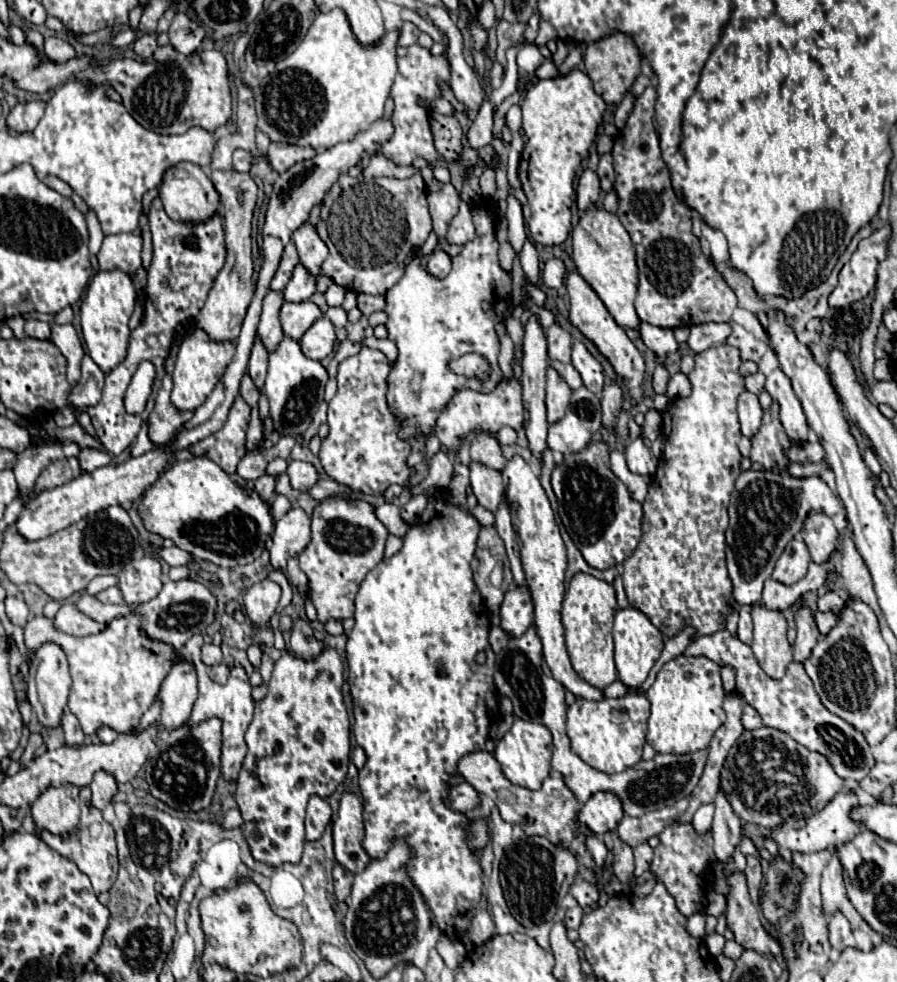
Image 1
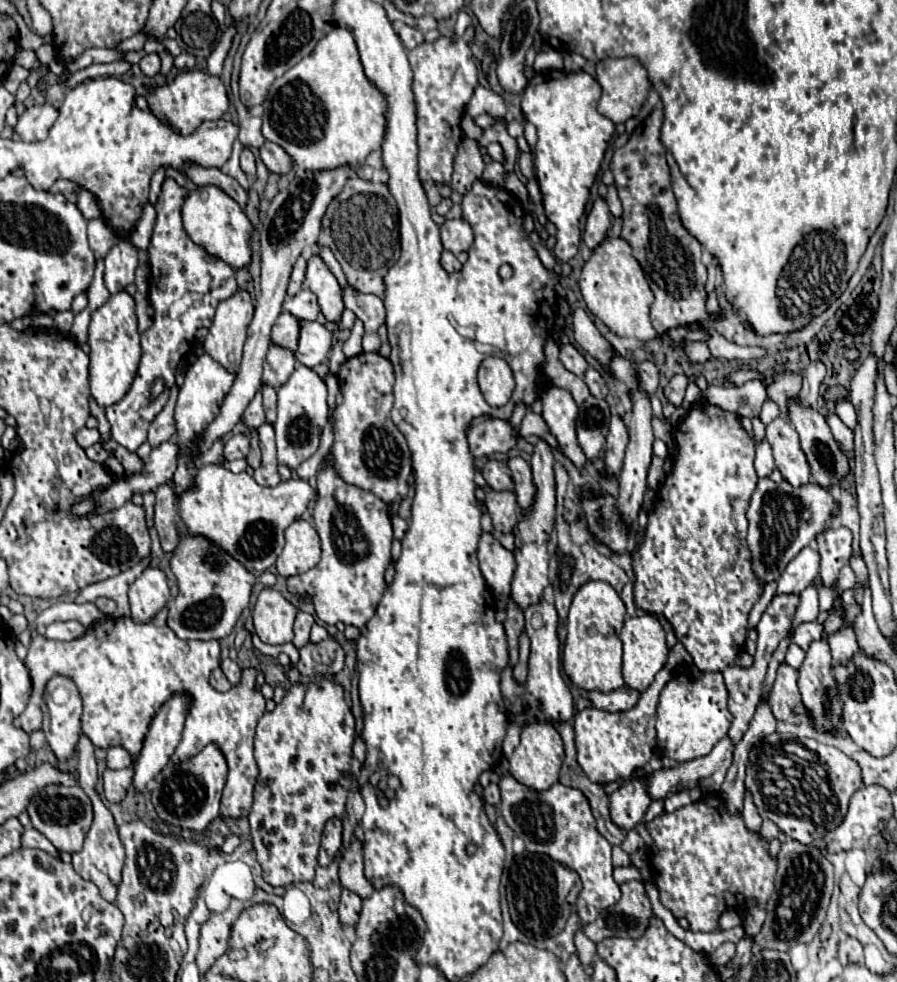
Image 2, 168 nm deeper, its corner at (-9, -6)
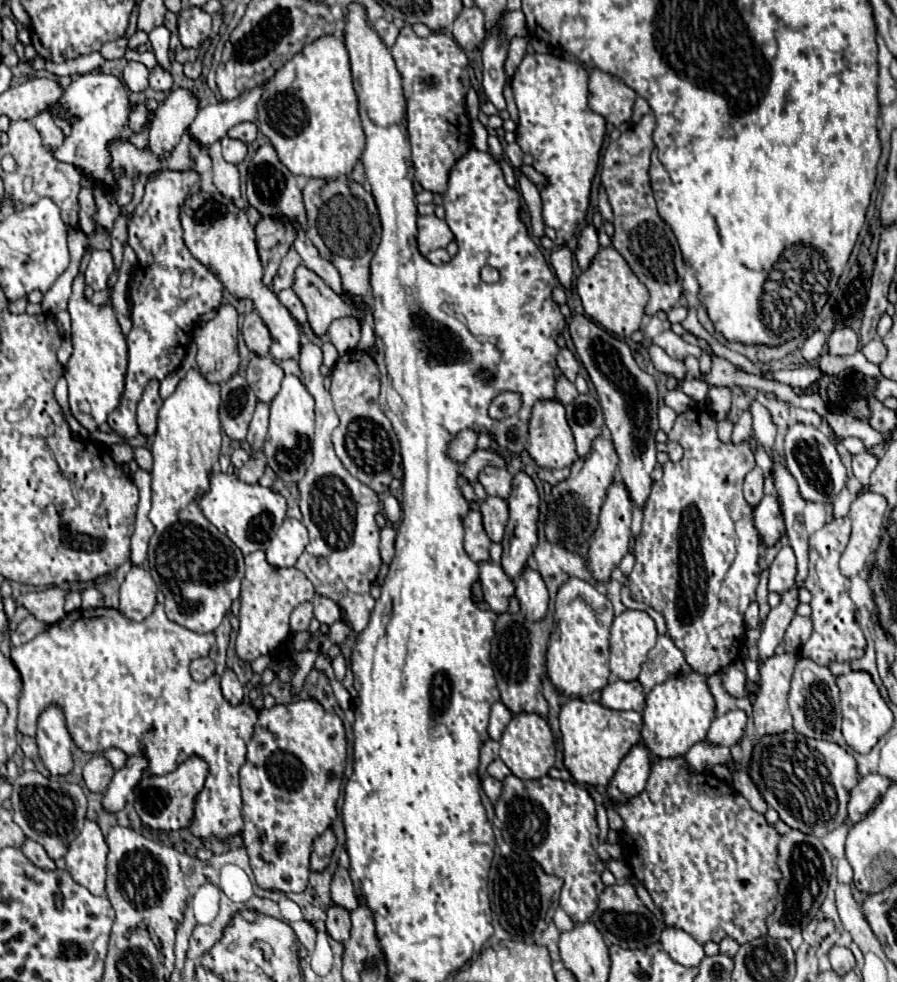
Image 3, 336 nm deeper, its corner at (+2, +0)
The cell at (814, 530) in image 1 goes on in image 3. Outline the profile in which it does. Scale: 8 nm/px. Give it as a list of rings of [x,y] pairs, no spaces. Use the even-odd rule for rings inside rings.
[[[837,518],[827,522],[821,530],[813,532],[809,538],[809,574],[803,582],[803,588],[811,592],[809,606],[813,634],[801,646],[799,656],[811,658],[819,666],[829,666],[831,662],[851,662],[865,654],[865,636],[857,620],[857,606],[849,596],[851,580],[845,578],[839,570],[839,558],[849,542],[849,536],[851,536],[849,518]]]

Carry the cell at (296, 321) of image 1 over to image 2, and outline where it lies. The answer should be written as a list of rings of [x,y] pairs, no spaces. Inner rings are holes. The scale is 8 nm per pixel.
[[[282,312],[272,328],[272,342],[290,348],[294,352],[298,346],[298,338],[300,338],[300,320],[288,312]]]

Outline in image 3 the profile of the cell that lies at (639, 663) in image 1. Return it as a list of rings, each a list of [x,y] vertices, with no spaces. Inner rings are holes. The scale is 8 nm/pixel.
[[[625,610],[615,616],[609,636],[611,672],[621,680],[637,680],[647,652],[657,640],[655,622],[647,612]]]

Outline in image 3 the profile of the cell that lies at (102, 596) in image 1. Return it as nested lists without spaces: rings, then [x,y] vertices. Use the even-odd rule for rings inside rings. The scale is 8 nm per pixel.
[[[87,588],[83,592],[83,608],[89,610],[89,608],[103,608],[103,594],[95,588]]]

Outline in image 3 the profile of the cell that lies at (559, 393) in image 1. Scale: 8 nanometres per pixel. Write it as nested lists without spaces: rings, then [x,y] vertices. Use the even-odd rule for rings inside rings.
[[[541,400],[533,406],[533,414],[529,420],[529,456],[535,460],[541,468],[567,468],[571,466],[579,456],[575,452],[575,440],[573,432],[565,418],[565,408],[557,400]]]

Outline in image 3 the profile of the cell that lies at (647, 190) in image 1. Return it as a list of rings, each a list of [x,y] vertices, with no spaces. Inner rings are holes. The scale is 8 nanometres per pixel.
[[[645,114],[639,124],[635,124],[633,128],[623,132],[619,136],[619,140],[613,140],[609,144],[609,148],[607,148],[605,156],[603,156],[603,170],[601,170],[601,184],[605,186],[609,204],[611,204],[613,214],[615,214],[615,222],[613,222],[613,226],[615,226],[613,246],[625,258],[625,262],[631,266],[635,276],[647,286],[647,290],[649,290],[649,302],[647,302],[645,312],[649,316],[653,316],[657,310],[669,312],[679,302],[679,298],[681,298],[681,282],[683,282],[683,274],[685,274],[685,268],[687,268],[671,228],[657,214],[653,190],[651,190],[651,184],[649,184],[649,174],[647,174],[647,170],[649,170],[649,156],[651,156],[651,152],[655,148],[655,144],[653,144],[653,128],[655,128],[653,114]]]

